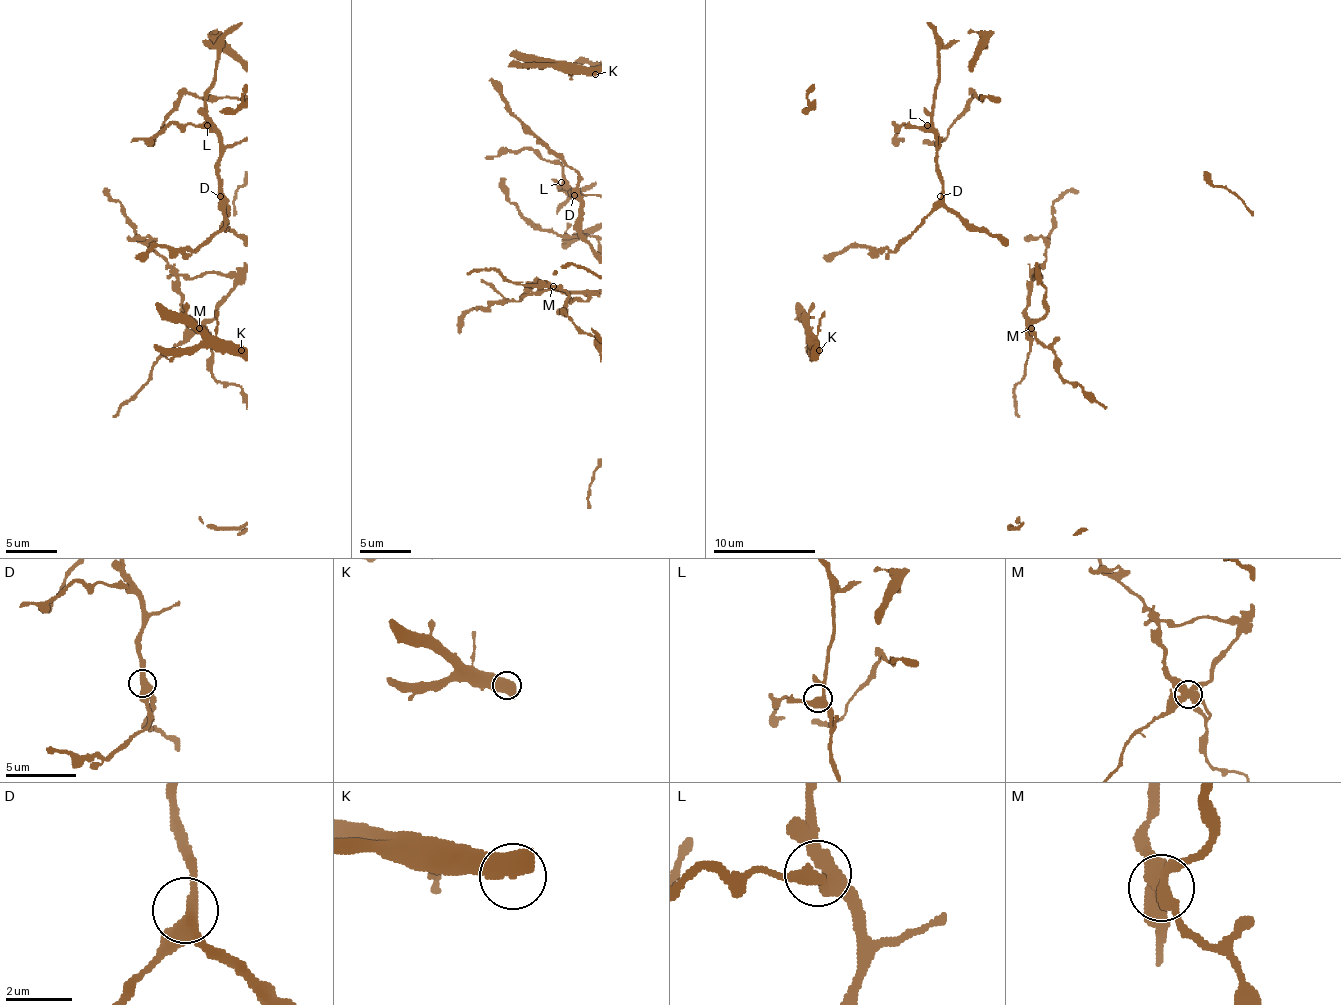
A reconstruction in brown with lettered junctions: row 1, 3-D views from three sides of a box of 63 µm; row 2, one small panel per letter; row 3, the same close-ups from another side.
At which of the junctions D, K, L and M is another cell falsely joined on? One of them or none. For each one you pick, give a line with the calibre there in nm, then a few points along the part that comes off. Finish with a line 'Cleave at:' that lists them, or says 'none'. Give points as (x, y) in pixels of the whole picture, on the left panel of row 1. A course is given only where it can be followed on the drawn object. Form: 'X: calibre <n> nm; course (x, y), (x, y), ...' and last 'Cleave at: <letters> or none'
M: calibre 400 nm
Cleave at: M

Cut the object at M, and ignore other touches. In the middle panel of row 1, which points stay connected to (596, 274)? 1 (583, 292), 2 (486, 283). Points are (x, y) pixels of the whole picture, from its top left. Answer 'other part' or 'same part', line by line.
1: other part
2: same part

